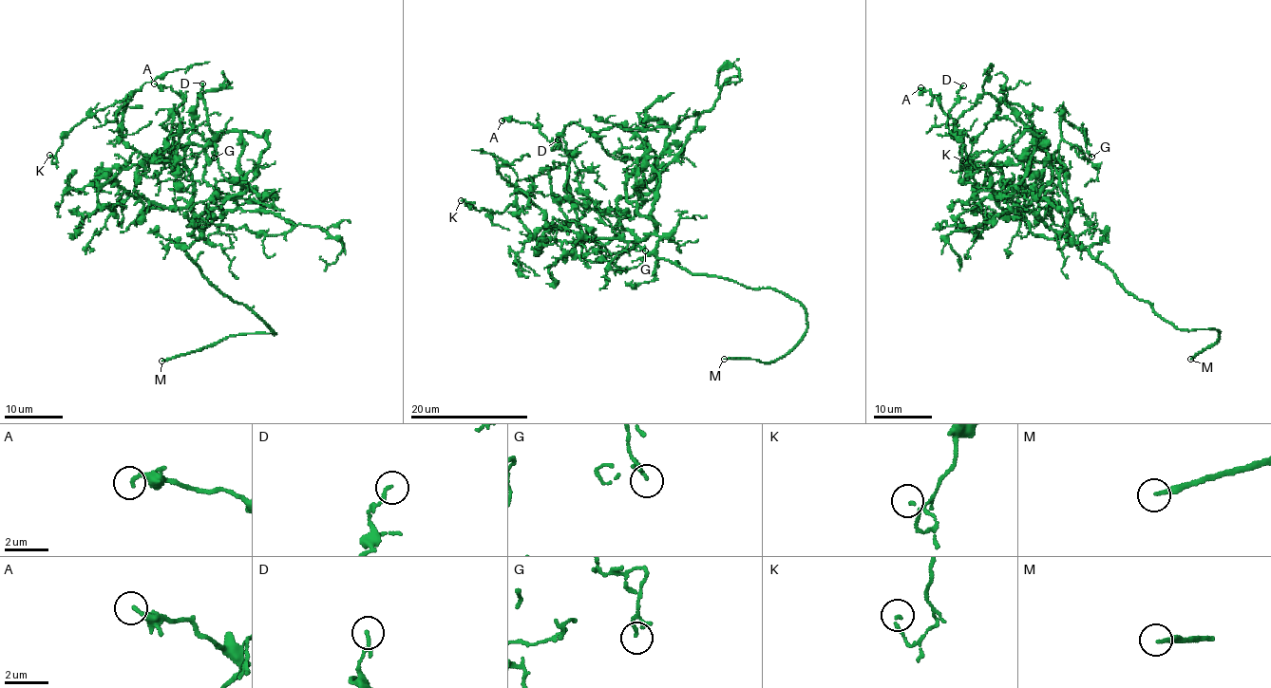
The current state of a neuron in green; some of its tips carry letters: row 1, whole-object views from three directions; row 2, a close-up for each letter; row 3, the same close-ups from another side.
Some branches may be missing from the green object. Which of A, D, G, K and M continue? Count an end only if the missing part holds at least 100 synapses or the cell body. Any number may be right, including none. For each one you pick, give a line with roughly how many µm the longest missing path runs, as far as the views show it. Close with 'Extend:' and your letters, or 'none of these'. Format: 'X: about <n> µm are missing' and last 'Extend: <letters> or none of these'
M: about 70 µm are missing
Extend: M

